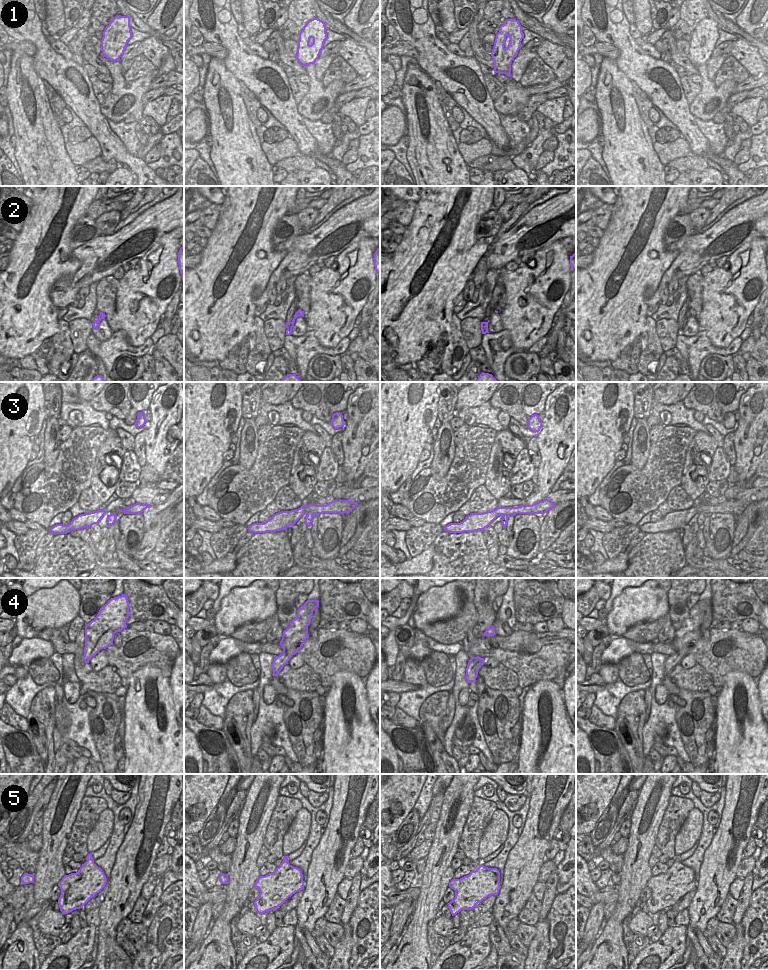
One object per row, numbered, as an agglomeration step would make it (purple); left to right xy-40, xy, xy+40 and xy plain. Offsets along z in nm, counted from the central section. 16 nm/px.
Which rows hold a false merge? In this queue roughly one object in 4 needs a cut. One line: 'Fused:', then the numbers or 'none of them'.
Fused: 2

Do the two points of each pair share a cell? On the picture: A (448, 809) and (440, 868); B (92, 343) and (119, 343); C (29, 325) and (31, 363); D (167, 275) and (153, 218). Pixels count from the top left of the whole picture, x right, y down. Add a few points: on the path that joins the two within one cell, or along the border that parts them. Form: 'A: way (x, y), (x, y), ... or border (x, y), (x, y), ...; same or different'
A: way (446, 824), (443, 827), (443, 849), (441, 853); same
B: way (99, 346), (112, 346); same
C: border (30, 354), (18, 360); different
D: border (173, 229), (166, 232), (142, 256); different

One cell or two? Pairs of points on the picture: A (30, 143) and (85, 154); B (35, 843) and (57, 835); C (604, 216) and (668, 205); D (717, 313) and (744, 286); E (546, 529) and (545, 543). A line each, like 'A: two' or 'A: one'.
A: two
B: two
C: two
D: one
E: one

